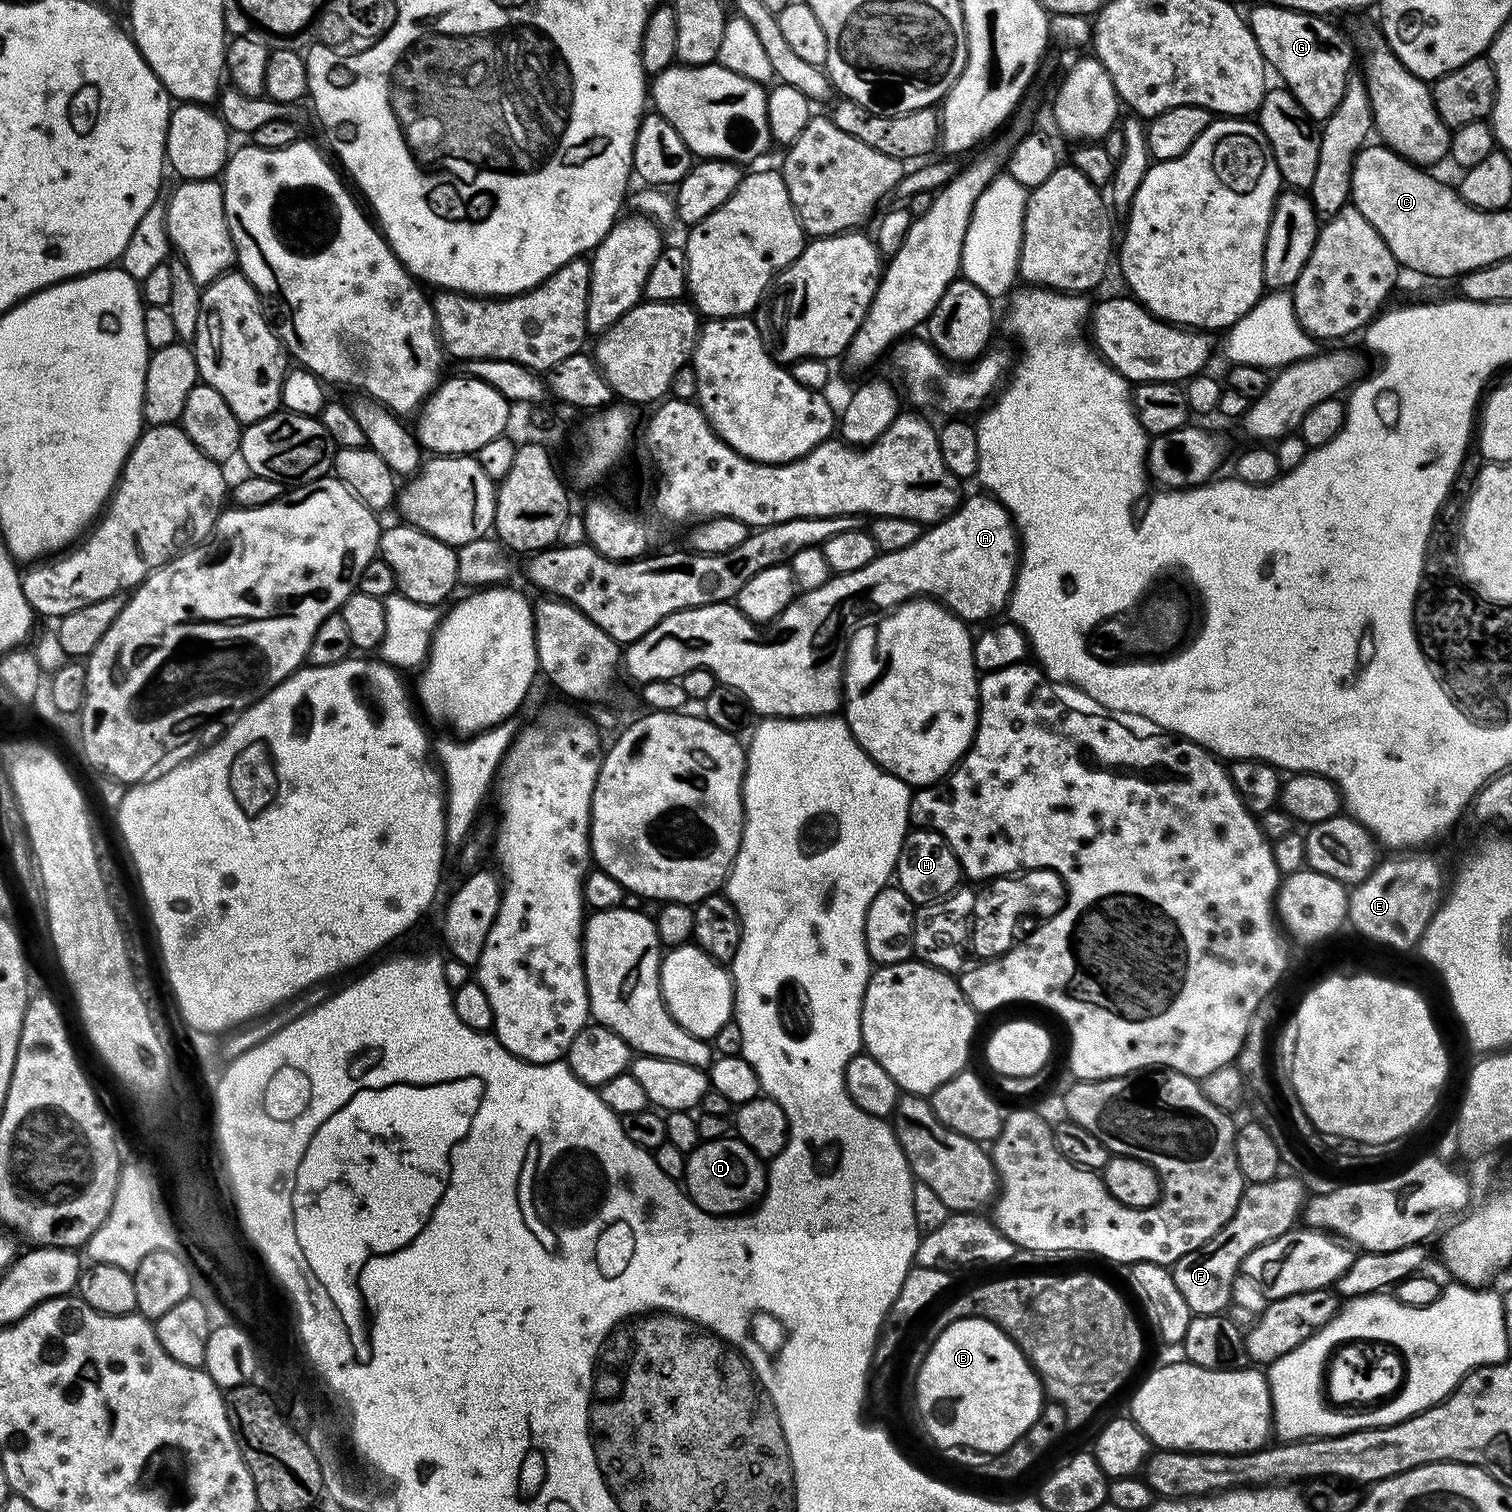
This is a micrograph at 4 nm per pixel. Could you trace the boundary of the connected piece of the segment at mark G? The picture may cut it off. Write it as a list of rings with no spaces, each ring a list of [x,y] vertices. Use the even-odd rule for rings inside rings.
[[[1260,2],[1252,13],[1247,13],[1246,19],[1267,67],[1280,72],[1287,90],[1303,106],[1306,115],[1316,122],[1326,121],[1342,102],[1347,82],[1354,72],[1352,48],[1347,38],[1332,25],[1331,19],[1270,6],[1266,2]]]

